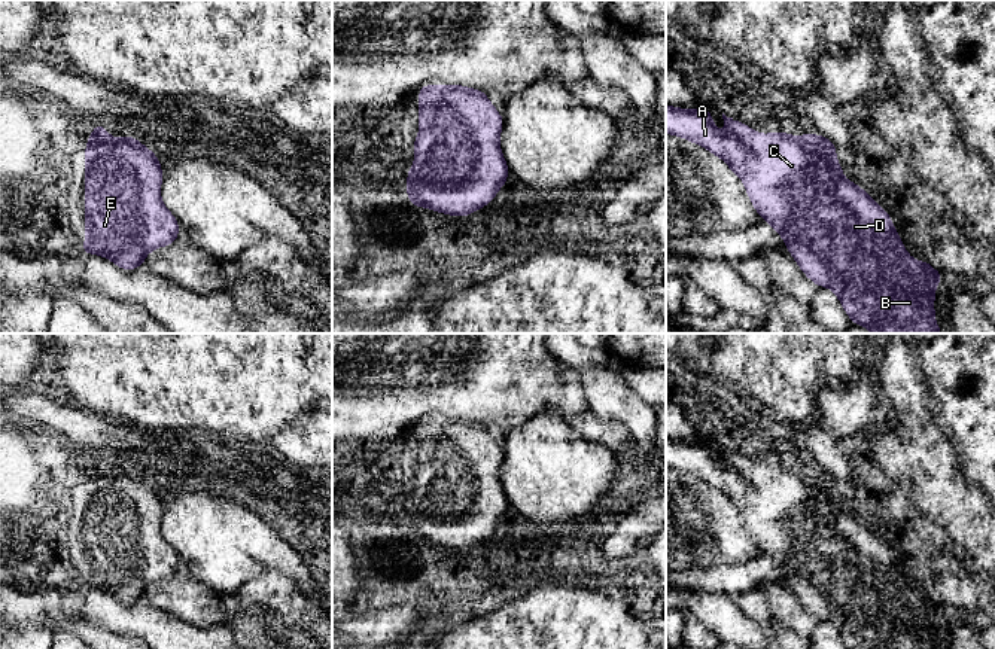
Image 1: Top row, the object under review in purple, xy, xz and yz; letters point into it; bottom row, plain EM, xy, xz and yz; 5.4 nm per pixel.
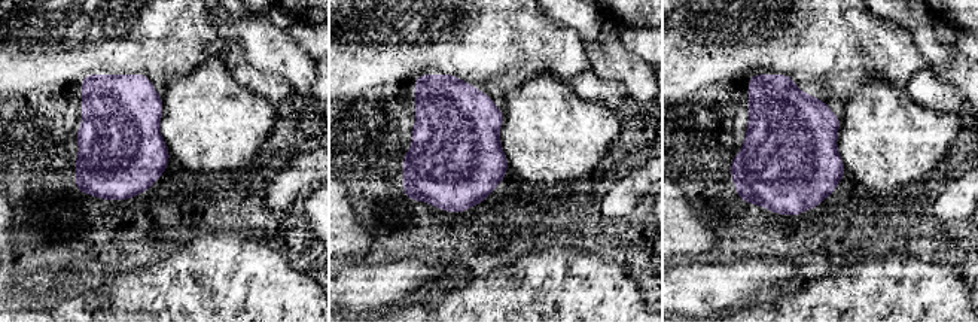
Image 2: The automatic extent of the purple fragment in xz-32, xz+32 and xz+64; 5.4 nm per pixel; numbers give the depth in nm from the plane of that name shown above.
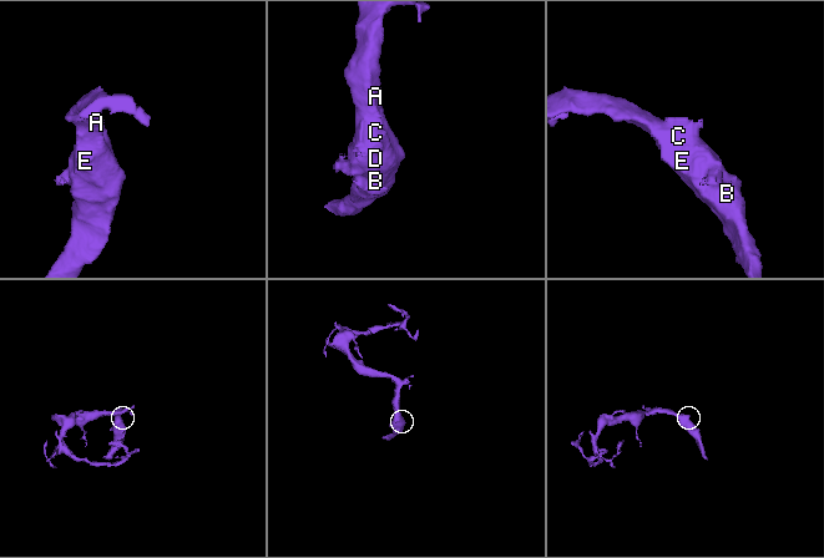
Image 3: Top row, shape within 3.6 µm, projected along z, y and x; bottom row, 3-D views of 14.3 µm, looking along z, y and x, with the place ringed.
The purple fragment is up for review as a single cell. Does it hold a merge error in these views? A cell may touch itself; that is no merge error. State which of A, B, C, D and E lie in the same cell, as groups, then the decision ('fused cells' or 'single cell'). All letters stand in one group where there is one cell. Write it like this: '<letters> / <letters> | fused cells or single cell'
A B C D E | single cell

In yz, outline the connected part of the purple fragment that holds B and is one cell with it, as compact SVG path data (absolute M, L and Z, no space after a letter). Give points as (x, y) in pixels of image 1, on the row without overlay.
M666 438L666 466L703 479L727 497L743 515L751 540L783 572L789 588L810 615L818 621L831 622L848 649L935 649L935 619L943 616L943 606L934 603L926 592L922 595L913 592L906 585L889 546L862 521L843 511L833 473L822 467L788 469L785 464L758 467L755 461L724 447L722 453L727 466L719 469L706 438L697 444Z

